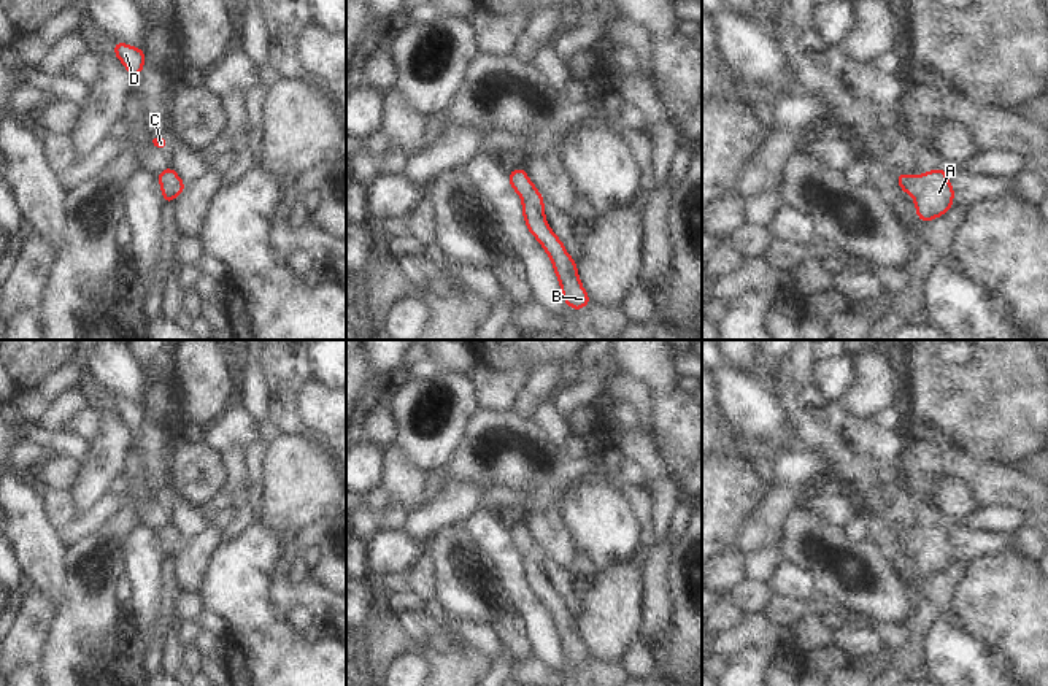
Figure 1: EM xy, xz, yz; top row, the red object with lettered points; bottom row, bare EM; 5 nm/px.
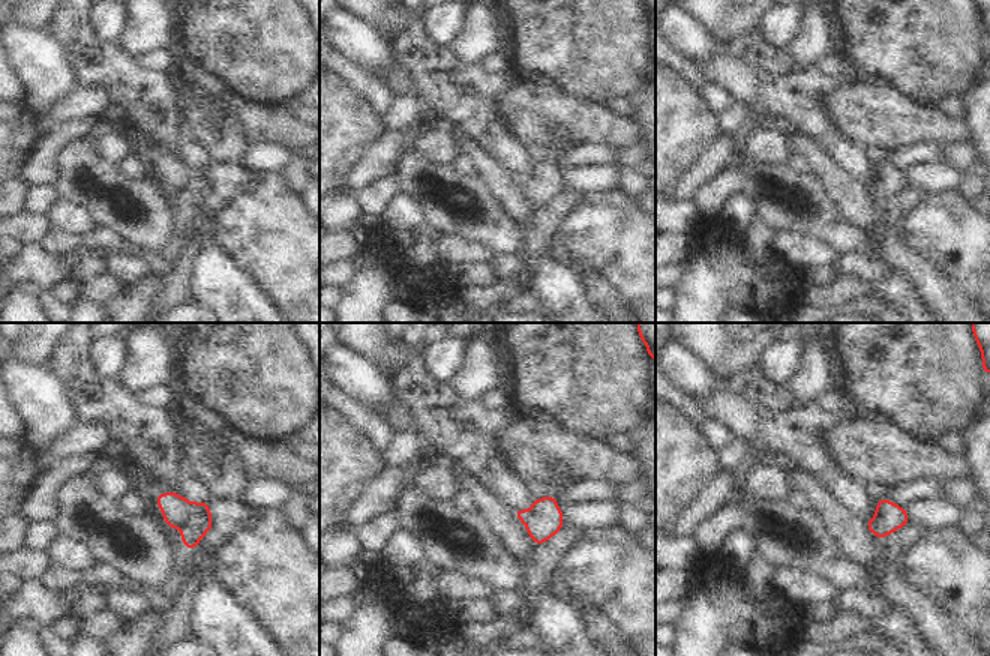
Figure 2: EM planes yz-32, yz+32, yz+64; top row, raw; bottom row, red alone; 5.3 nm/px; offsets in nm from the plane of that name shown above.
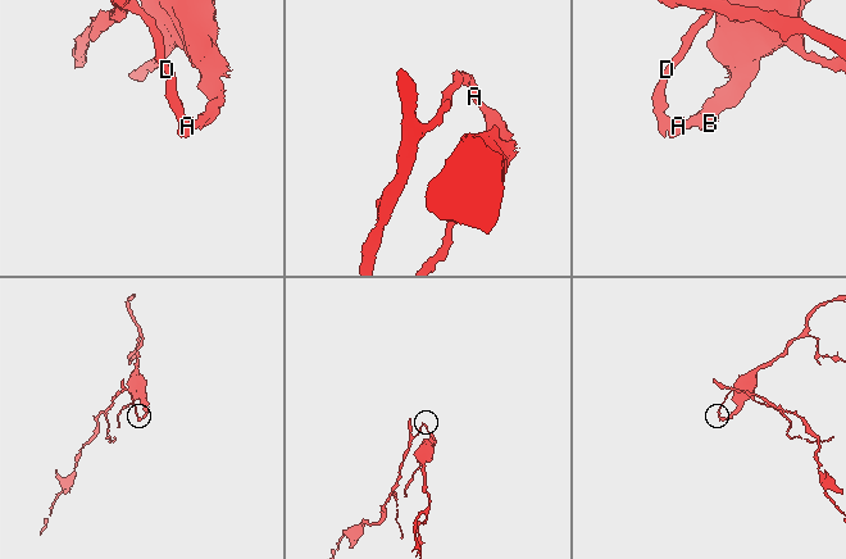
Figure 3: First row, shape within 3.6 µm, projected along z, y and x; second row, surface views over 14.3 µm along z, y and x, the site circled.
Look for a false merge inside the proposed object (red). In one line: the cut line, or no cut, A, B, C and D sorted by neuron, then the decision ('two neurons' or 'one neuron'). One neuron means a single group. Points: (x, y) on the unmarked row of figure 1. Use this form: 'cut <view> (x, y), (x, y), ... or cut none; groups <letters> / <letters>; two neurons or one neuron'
cut none; groups A B C D; one neuron

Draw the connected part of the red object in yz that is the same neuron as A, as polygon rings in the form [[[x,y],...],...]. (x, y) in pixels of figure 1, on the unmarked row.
[[[945,522],[926,527],[923,532],[900,529],[896,532],[902,546],[915,554],[916,568],[923,578],[945,570],[953,562],[954,545]]]

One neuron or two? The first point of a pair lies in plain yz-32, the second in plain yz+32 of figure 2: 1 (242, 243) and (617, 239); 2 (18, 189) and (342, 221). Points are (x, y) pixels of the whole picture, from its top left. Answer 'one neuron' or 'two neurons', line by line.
1: one neuron
2: one neuron

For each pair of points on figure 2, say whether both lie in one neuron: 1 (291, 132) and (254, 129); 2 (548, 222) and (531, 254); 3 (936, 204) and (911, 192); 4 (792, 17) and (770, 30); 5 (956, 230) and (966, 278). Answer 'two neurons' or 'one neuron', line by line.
1: one neuron
2: one neuron
3: two neurons
4: one neuron
5: one neuron

